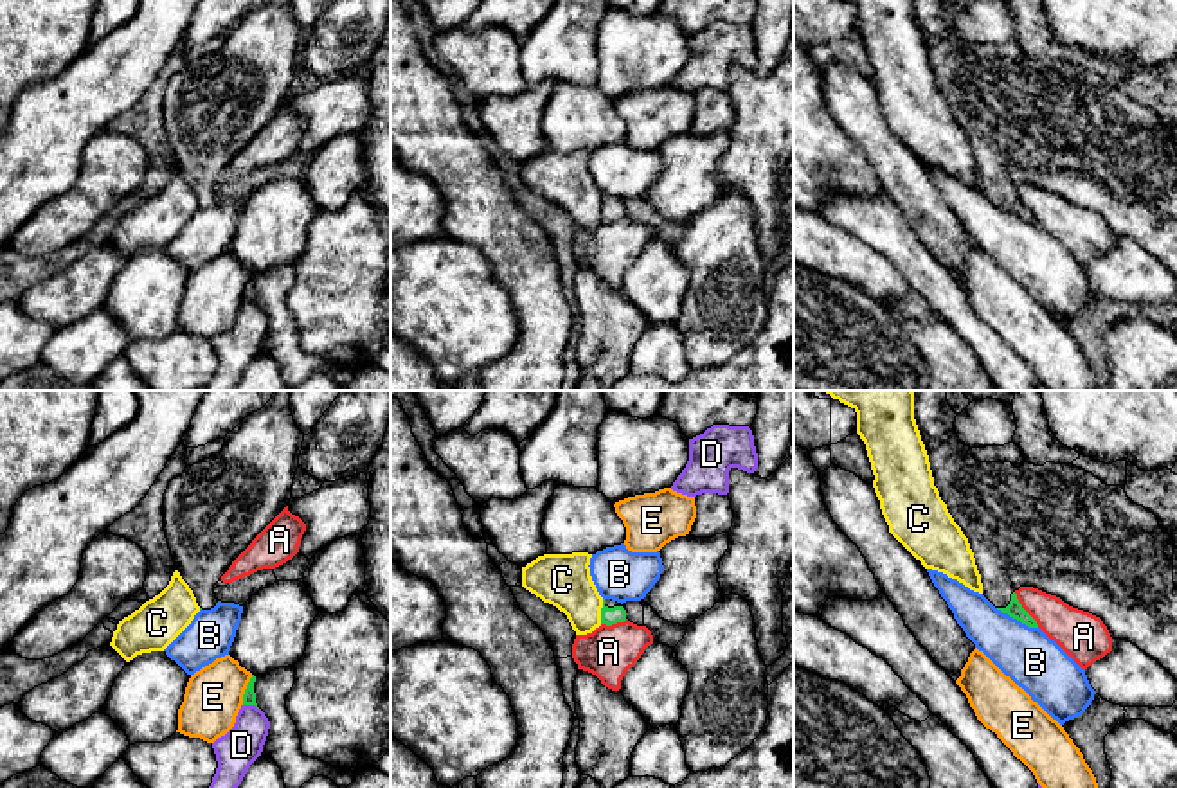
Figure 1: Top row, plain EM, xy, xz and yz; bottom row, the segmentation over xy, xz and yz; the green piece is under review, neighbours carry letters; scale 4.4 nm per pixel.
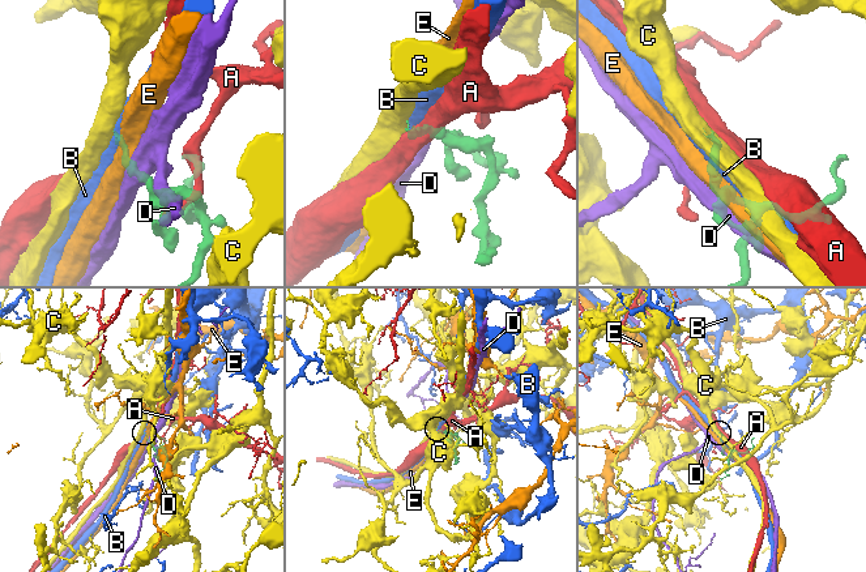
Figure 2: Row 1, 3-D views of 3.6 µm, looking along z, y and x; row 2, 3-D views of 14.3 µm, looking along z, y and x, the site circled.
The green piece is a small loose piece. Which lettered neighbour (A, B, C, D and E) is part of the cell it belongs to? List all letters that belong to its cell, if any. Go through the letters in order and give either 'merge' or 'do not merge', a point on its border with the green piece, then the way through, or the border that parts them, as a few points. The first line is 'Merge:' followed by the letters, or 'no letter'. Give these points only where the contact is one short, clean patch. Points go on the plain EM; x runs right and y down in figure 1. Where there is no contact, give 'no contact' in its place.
Merge: no letter
A: do not merge; meets green in yz at (1024, 207); border along yz (1014, 189), (1021, 204), (1039, 223)
B: do not merge; meets green in yz at (1017, 216); border along yz (996, 205), (1037, 225)
C: do not merge; meets green in xz at (601, 209); border along xz (603, 196), (600, 220)
D: do not merge; meets green in xy at (251, 301); border along xy (243, 301), (252, 301), (258, 306)
E: do not merge; meets green in xy at (245, 286); border along xy (252, 272), (242, 301)

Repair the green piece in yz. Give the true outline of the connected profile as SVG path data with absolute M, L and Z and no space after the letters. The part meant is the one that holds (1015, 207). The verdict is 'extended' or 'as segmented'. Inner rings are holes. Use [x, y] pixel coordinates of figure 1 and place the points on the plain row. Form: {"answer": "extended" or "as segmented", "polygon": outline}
{"answer": "extended", "polygon": "M914 0L914 16L925 41L934 83L939 88L941 97L947 101L948 110L954 119L961 124L963 131L968 135L970 146L975 155L977 167L981 171L983 193L1002 210L1020 218L1029 225L1038 225L1037 218L1022 205L1017 196L1017 187L1020 184L1033 184L1046 191L1060 194L1073 205L1089 209L1103 218L1112 236L1121 236L1136 241L1148 254L1157 257L1175 277L1177 277L1177 184L1173 180L1173 135L1164 130L1159 122L1159 117L1154 110L1143 103L1134 101L1121 83L1107 83L1092 70L1087 70L1082 65L1073 61L1055 61L1046 59L1044 63L1035 63L1029 59L1011 61L1011 59L979 59L968 49L970 43L965 43L956 27L956 9L948 0Z"}

